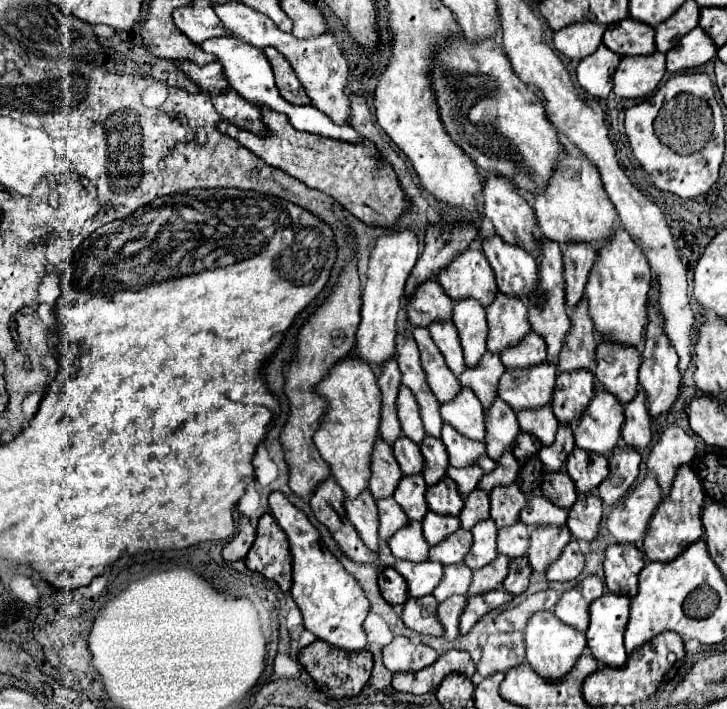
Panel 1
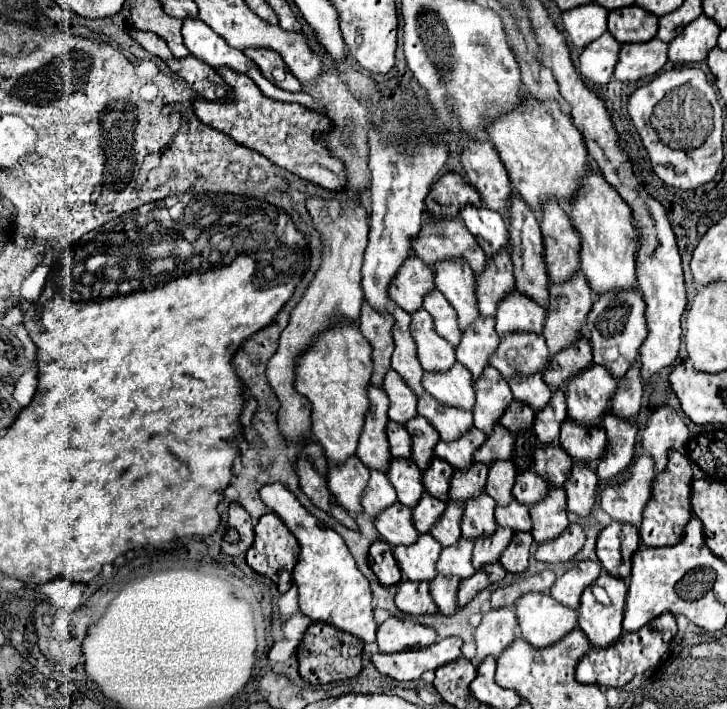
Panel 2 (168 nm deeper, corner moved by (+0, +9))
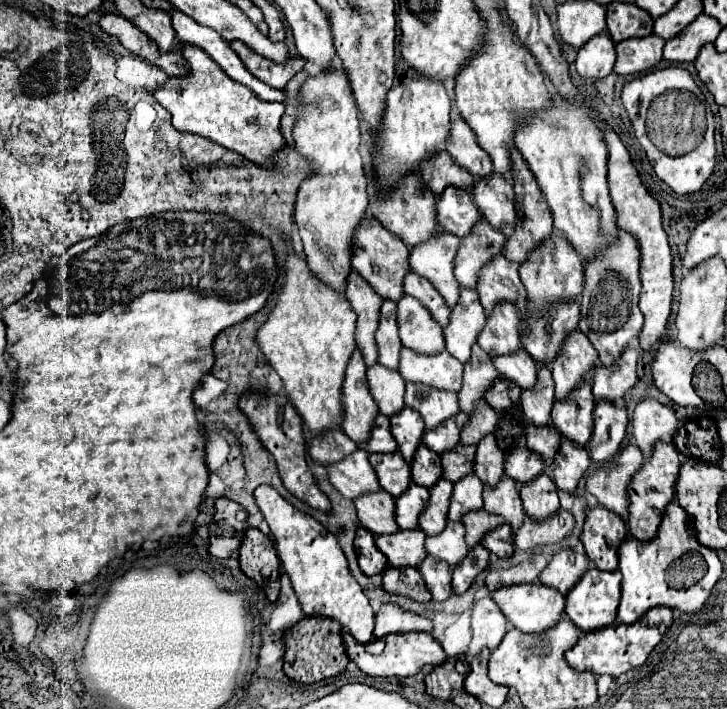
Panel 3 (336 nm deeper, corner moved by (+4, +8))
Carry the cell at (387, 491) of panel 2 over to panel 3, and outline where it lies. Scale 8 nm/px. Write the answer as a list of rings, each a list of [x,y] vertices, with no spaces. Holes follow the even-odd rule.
[[[358,448],[348,458],[334,466],[328,466],[328,480],[346,498],[356,500],[368,492],[380,492],[380,482],[376,482],[376,472],[368,462],[368,452]]]

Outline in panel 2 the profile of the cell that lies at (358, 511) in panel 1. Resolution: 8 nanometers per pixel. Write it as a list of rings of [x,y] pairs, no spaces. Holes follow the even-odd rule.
[[[348,457],[342,465],[330,465],[326,473],[326,485],[330,493],[336,497],[336,501],[356,517],[360,509],[360,497],[364,491],[364,485],[368,483],[368,467],[356,457]]]

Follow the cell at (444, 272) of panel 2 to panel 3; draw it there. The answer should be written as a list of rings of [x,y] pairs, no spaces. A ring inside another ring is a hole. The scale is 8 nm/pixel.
[[[438,234],[410,250],[410,266],[426,278],[452,308],[460,298],[460,284],[454,278],[454,258],[460,248],[460,238],[454,234]]]

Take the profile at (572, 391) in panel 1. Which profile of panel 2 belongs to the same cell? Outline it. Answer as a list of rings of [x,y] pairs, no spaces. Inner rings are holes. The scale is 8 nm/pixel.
[[[580,335],[568,349],[562,349],[556,355],[552,355],[542,377],[548,387],[558,389],[560,385],[564,385],[564,381],[568,377],[582,371],[590,363],[592,363],[592,351],[590,351],[588,339],[584,335]]]

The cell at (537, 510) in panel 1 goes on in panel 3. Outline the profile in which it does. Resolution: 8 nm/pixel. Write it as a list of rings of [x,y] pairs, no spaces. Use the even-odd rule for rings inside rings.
[[[516,448],[506,456],[504,462],[506,476],[516,480],[518,484],[530,482],[530,478],[536,478],[544,472],[544,462],[538,454],[530,452],[528,448]]]

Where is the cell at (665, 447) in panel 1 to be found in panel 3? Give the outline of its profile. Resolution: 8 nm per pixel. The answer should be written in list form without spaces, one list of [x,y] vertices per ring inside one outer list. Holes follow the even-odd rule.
[[[646,398],[636,406],[632,432],[638,448],[644,454],[644,460],[652,458],[652,450],[658,440],[672,442],[676,430],[678,430],[678,418],[668,406],[660,404],[654,398]]]

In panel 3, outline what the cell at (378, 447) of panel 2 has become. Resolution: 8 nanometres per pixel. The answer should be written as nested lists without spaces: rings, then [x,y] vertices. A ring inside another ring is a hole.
[[[360,350],[352,354],[352,360],[346,368],[346,380],[342,386],[342,400],[344,400],[344,434],[352,438],[358,446],[368,442],[372,432],[372,420],[380,414],[366,378],[366,366],[362,360]]]

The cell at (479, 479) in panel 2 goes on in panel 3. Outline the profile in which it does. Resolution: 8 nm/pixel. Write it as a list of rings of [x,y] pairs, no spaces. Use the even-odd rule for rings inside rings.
[[[456,446],[452,452],[442,454],[442,478],[450,482],[458,482],[460,478],[472,474],[476,448],[472,446]]]

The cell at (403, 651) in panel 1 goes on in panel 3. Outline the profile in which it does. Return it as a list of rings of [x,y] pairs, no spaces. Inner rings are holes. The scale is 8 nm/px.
[[[382,604],[376,614],[374,636],[384,638],[388,634],[406,634],[406,632],[432,632],[432,620],[406,612],[394,604]]]

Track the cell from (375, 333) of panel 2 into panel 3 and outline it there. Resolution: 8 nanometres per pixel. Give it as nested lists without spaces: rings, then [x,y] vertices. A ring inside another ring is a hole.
[[[356,270],[350,272],[350,276],[348,276],[346,298],[358,316],[356,342],[358,342],[362,356],[364,356],[366,368],[370,368],[378,362],[378,350],[376,350],[374,334],[376,334],[376,326],[380,322],[382,298],[372,290],[372,286]]]

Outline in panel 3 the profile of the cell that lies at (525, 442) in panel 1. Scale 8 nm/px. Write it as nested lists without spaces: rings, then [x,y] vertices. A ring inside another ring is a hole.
[[[498,378],[498,382],[486,392],[484,400],[496,410],[496,412],[508,412],[510,408],[518,406],[520,402],[520,388],[504,378]]]

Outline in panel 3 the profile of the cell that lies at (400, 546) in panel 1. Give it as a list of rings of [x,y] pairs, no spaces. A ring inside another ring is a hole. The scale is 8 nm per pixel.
[[[386,490],[364,494],[356,498],[354,504],[362,526],[372,534],[396,534],[396,530],[400,530],[400,526],[396,526],[396,500]]]

